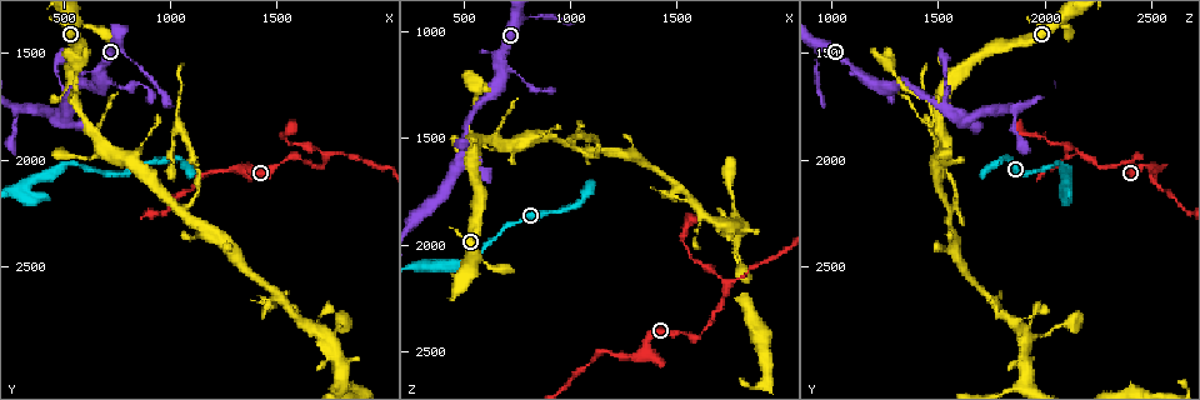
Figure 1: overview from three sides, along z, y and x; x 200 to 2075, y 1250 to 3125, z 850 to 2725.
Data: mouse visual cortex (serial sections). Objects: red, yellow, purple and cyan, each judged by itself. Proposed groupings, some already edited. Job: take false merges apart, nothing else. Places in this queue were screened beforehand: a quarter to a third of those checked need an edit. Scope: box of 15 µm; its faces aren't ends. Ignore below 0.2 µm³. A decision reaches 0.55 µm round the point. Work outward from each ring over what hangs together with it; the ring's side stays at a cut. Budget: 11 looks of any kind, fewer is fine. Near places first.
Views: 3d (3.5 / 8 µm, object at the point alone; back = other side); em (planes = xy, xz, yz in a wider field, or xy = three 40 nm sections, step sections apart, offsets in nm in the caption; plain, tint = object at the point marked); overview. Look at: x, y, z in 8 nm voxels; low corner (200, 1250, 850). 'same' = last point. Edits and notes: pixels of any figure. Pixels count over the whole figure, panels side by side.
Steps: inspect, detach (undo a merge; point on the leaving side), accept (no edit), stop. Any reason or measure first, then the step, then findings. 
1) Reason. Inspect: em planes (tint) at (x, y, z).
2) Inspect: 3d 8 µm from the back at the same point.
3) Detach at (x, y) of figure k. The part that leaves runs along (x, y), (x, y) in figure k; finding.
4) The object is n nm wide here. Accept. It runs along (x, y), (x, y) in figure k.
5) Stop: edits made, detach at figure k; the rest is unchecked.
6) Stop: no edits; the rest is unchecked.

Three-way junction. Inspect: 3d 3.5 µm at (540, 1740, 1500).

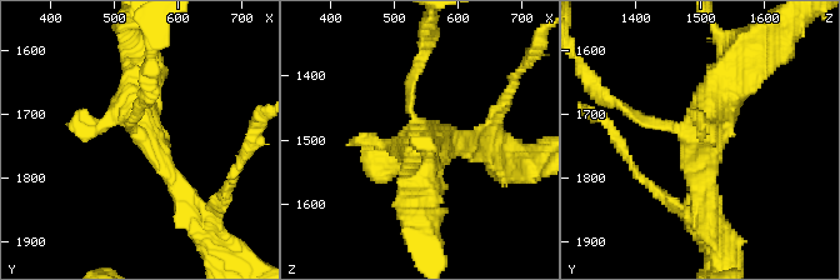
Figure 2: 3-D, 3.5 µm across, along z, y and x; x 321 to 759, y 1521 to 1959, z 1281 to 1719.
Inspect: em xy step 2 (tint) at the same point.

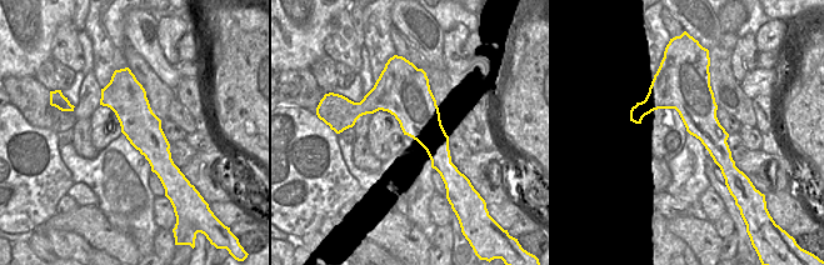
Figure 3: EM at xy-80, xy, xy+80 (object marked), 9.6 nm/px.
The object is 420 nm wide here. Accept. It runs along (126, 76), (160, 174) in figure 3; all the same cell.

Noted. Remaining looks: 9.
Two arms in line, one across. Inspect: 3d 3.5 µm at (1070, 2240, 1560).

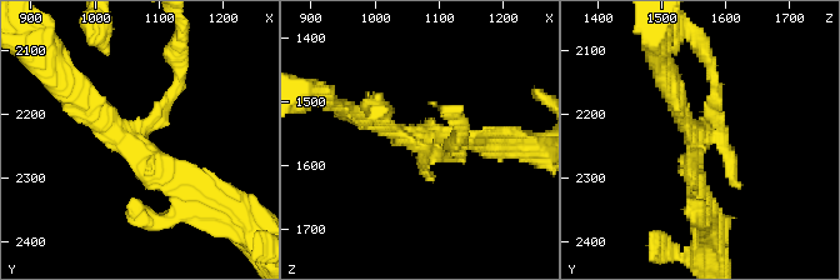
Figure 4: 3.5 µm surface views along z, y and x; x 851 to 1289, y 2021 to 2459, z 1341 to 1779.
Inspect: em planes (tint) at (1065, 2240, 1555).

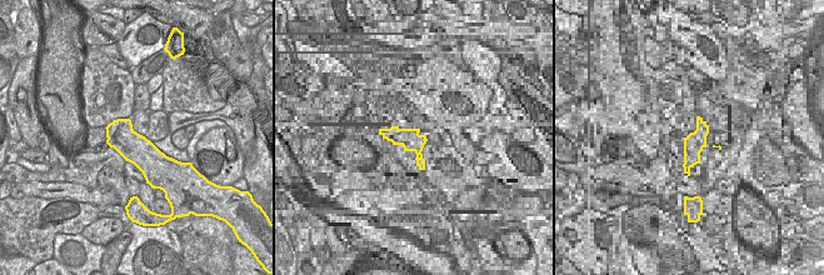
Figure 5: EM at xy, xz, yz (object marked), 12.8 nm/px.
Accept. It runs along (73, 91), (99, 119), (199, 195) in figure 4; all the same cell.

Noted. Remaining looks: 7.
Abrupt turn. Inspect: 3d 8 µm at (1590, 2000, 2440).

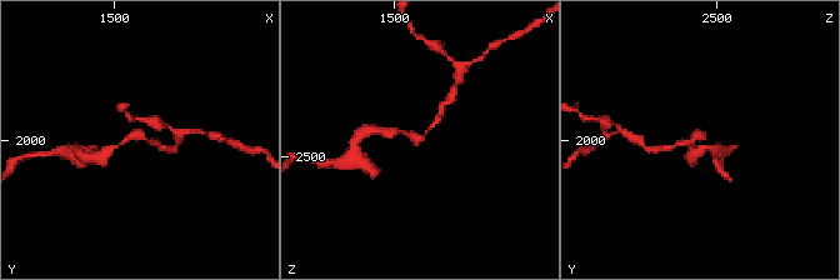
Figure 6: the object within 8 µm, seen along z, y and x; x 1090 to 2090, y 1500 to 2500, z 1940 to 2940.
The arms are 150, 200 nm wide; need the tissue. Inspect: em planes (tint) at (1580, 1980, 2430).

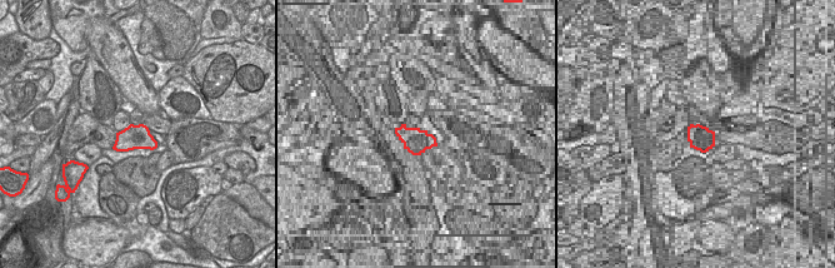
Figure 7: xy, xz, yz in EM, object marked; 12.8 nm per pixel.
Accept. It runs along (389, 131), (419, 139), (441, 114) in figure 6; one cell here.

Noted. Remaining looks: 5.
Abrupt turn. Inspect: 3d 8 µm at (1330, 2040, 2510).

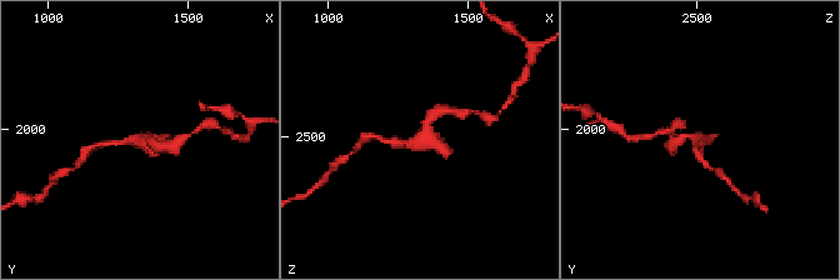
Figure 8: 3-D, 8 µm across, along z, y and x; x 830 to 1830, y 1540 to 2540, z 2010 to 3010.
Closer look. Inspect: 3d 3.5 µm at (1330, 2030, 2510).

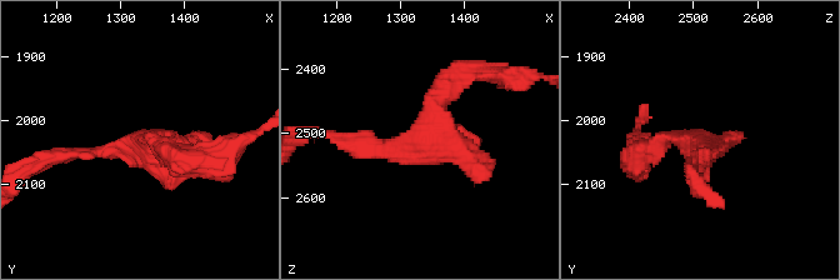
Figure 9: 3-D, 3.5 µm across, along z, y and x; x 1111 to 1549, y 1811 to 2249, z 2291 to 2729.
Need the tissue. Inspect: em xy step 2 (tint) at (1330, 2035, 2520).

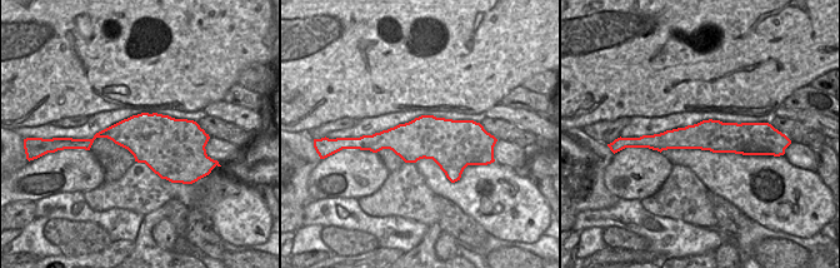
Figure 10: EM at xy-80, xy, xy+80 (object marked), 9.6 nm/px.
Accept. It runs along (455, 80), (420, 144), (340, 138) in figure 9; one cell here.

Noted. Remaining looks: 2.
Stop: no edits; the rest is unchecked.

